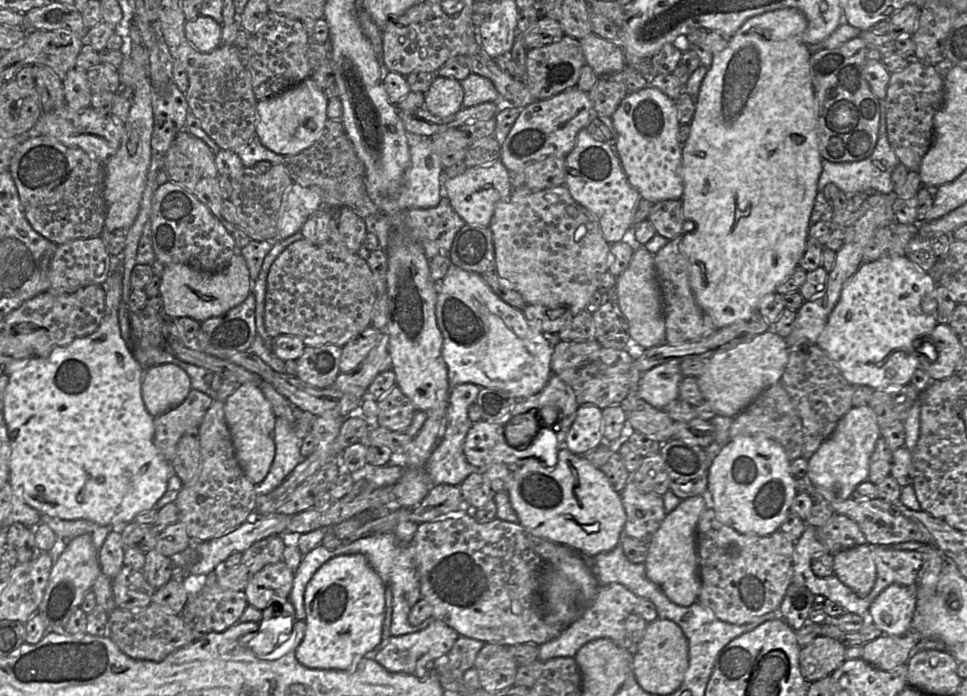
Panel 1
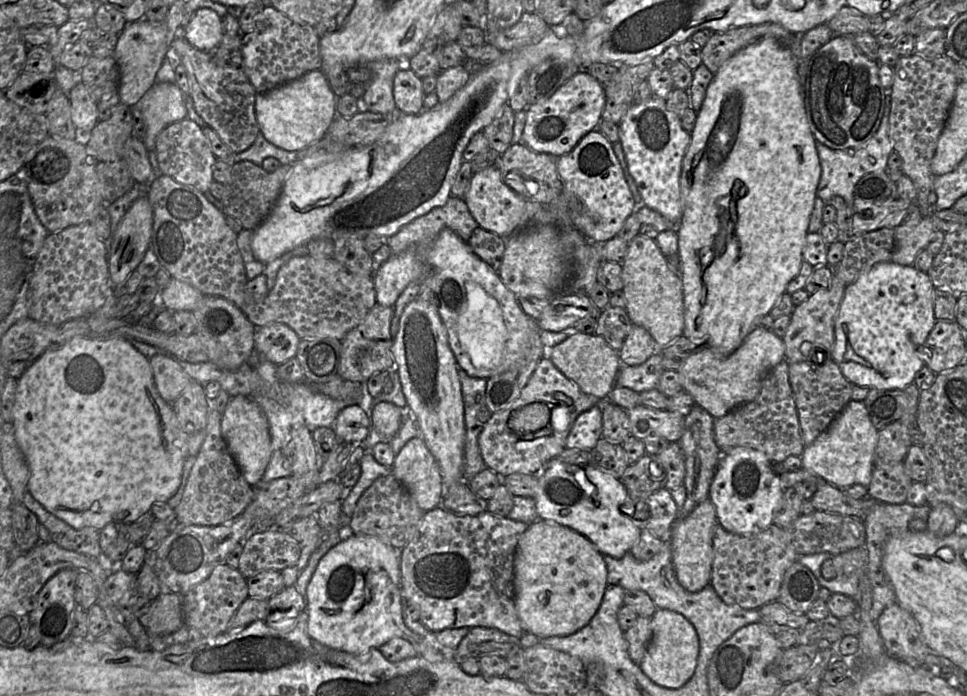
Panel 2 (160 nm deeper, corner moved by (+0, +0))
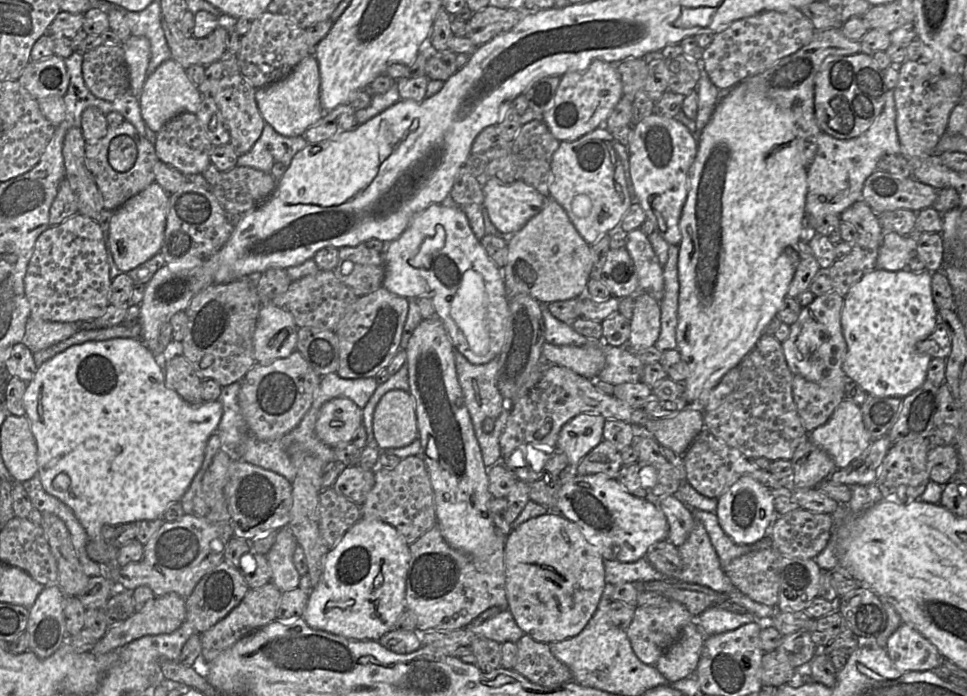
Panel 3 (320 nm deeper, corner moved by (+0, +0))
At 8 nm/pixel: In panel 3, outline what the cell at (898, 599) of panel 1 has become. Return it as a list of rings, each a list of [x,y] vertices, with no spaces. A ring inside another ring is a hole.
[[[907,623],[889,637],[885,649],[894,667],[903,672],[933,670],[945,660],[930,640]]]

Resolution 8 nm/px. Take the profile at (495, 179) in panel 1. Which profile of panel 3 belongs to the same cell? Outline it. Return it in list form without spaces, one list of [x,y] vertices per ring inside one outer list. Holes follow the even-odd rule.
[[[486,179],[482,181],[482,188],[484,193],[482,207],[487,210],[495,227],[508,237],[519,231],[532,217],[537,215],[548,198],[521,179],[511,183],[503,183],[497,179]]]

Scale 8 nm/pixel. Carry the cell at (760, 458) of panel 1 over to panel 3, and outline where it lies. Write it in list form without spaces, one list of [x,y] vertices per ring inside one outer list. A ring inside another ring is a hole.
[[[744,475],[717,498],[716,514],[724,532],[737,544],[754,544],[764,536],[772,537],[777,516],[771,490],[754,478]]]

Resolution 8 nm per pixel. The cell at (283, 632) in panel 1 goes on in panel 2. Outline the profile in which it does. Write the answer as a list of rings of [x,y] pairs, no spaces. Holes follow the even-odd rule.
[[[294,586],[284,587],[268,599],[268,604],[274,610],[265,623],[280,631],[292,629],[295,619],[306,610],[306,601]]]

